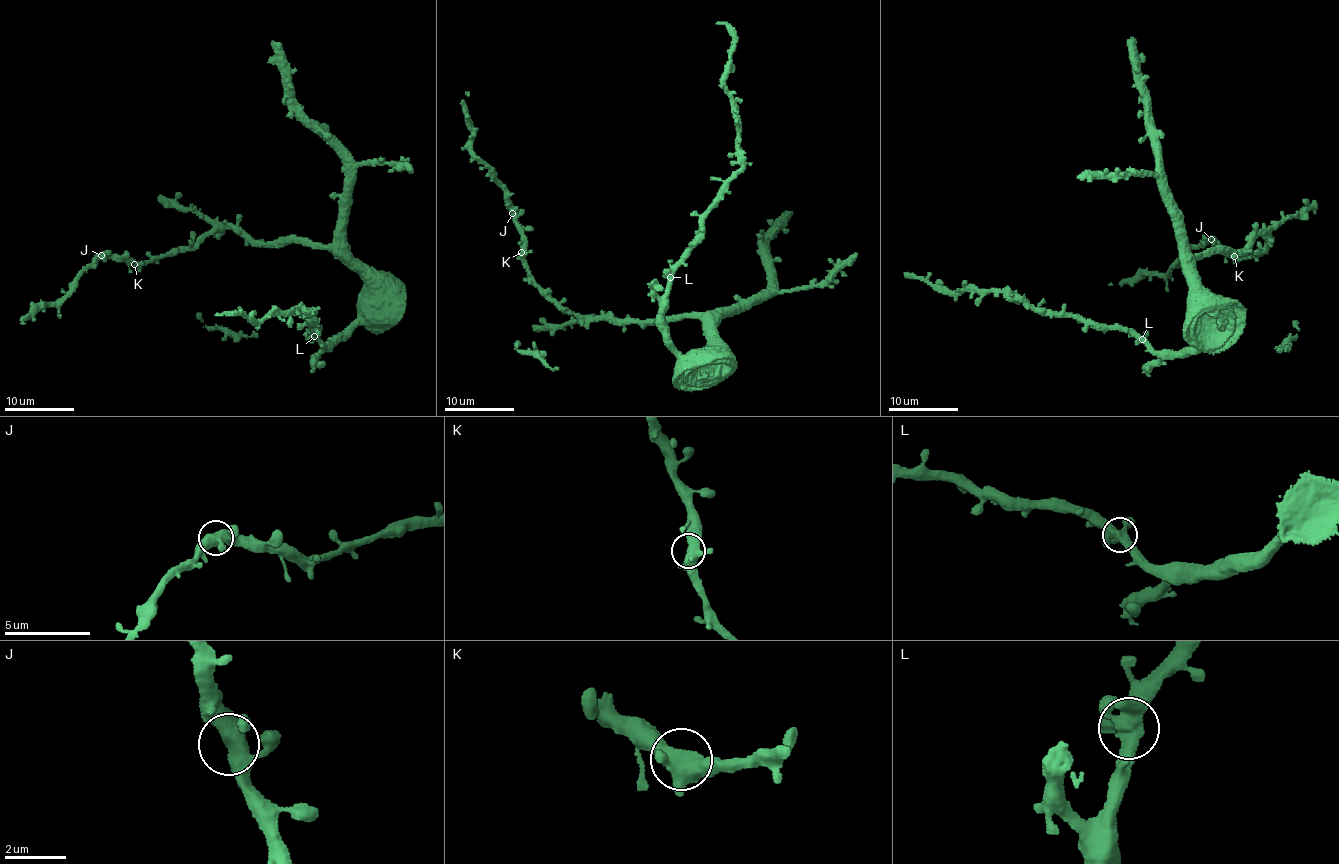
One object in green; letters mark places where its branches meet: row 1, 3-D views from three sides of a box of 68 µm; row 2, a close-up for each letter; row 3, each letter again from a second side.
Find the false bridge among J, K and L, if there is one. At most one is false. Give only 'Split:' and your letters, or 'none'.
Split: none

